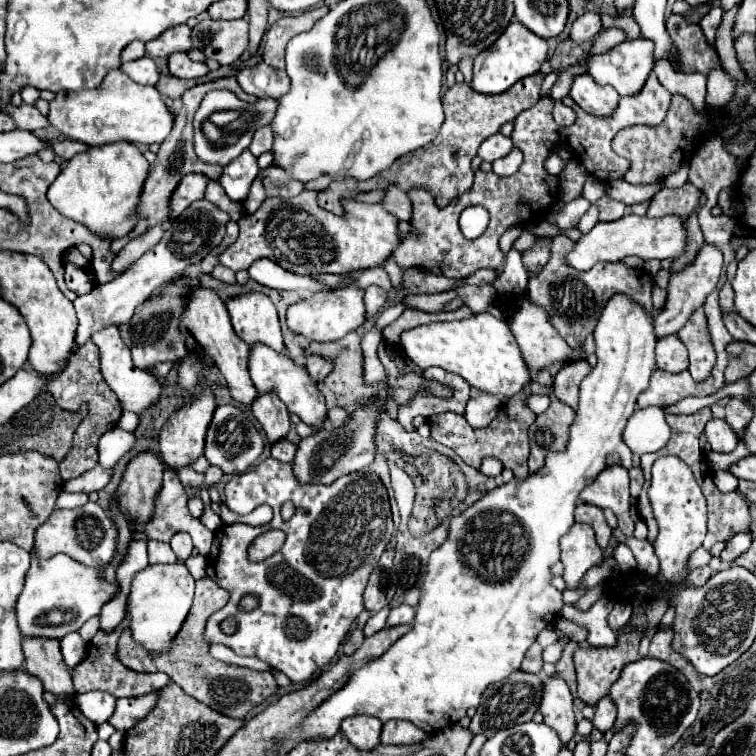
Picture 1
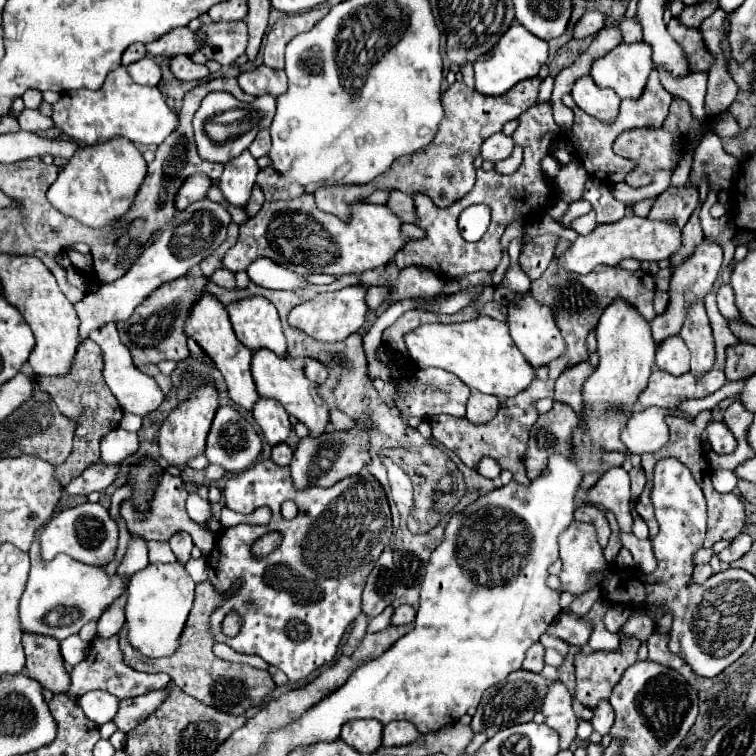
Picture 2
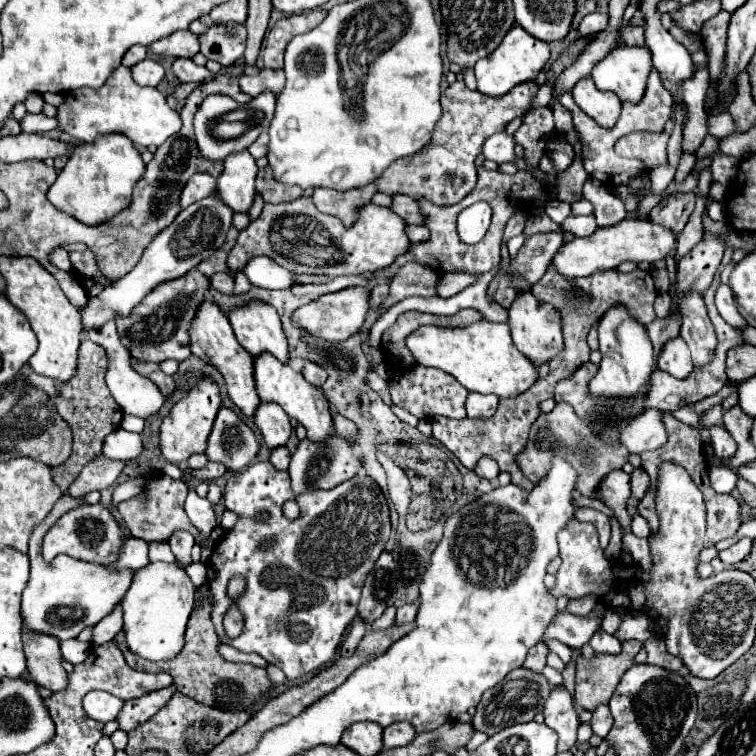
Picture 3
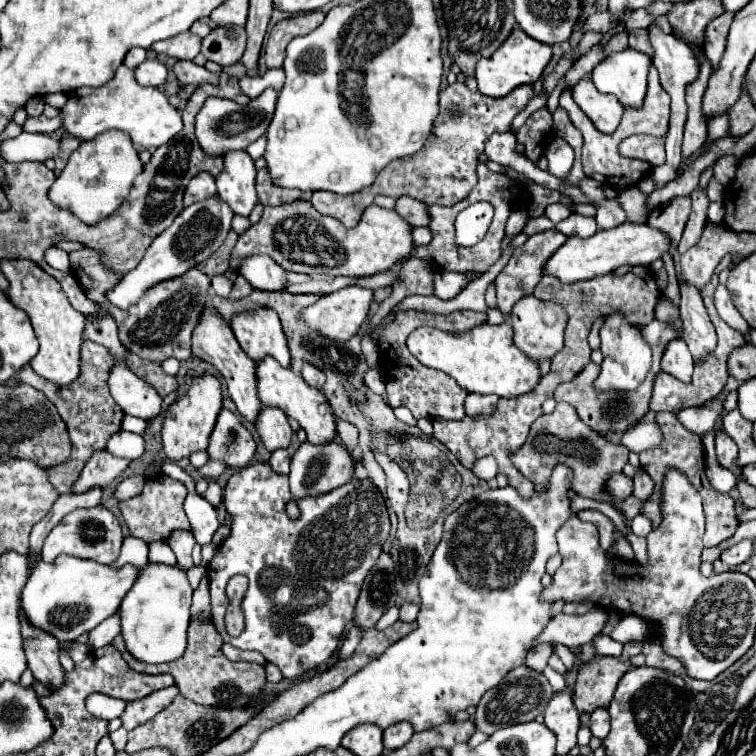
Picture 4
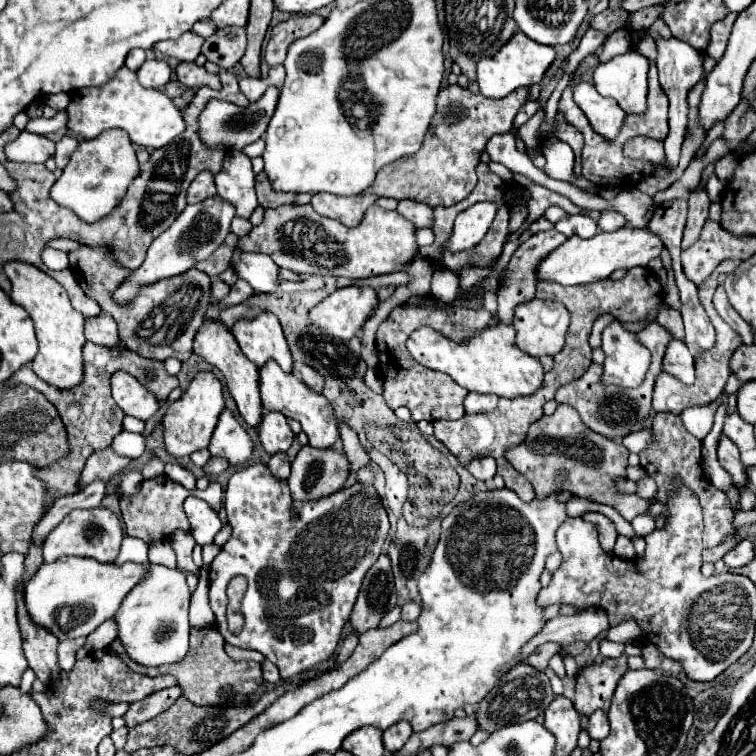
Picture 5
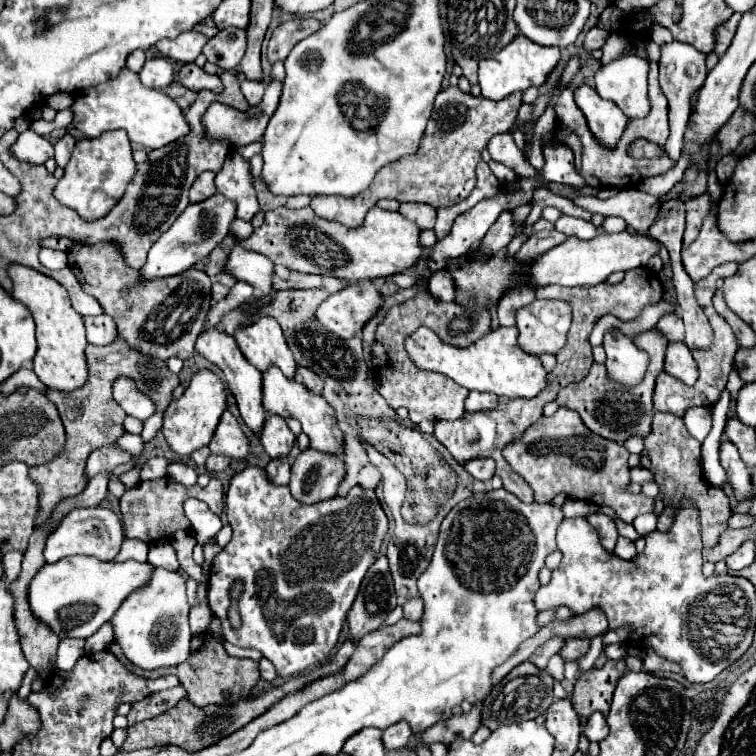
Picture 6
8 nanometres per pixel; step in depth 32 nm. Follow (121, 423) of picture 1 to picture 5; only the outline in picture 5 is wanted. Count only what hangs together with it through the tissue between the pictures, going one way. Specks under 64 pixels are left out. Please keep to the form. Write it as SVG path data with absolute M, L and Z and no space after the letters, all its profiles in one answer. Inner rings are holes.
M126 415L123 420L123 430L133 432L133 433L143 433L145 428L144 421L134 418L132 416Z

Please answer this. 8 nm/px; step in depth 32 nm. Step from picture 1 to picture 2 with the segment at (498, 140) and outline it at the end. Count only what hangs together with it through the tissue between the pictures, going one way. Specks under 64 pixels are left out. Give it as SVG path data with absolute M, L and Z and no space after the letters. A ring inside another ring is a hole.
M502 132L500 134L494 134L490 136L488 140L484 140L482 148L480 148L480 156L484 160L490 160L490 162L498 162L498 160L504 160L510 156L514 148L514 142L510 136L504 136Z

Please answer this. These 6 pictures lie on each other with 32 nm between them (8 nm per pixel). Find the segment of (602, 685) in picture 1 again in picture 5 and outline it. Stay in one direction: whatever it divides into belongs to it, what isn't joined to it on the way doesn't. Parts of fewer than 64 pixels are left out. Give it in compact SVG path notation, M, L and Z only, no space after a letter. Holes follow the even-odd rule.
M628 642L620 658L600 658L590 666L582 668L576 676L574 708L586 716L590 716L594 710L606 712L618 680L628 670L628 656L640 654L640 650L642 646L638 642Z

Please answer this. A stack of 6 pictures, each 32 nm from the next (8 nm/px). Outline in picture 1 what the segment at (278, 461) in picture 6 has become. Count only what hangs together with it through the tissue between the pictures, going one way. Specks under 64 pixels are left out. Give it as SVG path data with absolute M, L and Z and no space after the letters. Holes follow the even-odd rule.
M288 438L284 440L278 440L272 444L272 458L276 460L282 460L282 462L292 462L294 456L296 456L296 444L292 444Z

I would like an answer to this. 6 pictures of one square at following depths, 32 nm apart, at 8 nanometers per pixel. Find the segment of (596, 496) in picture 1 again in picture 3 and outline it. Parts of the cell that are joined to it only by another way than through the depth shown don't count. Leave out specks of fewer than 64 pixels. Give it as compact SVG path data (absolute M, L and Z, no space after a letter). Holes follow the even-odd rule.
M612 470L604 476L604 480L598 484L596 500L604 502L618 518L622 530L630 530L632 524L632 516L626 510L628 498L630 498L630 476L624 470Z

